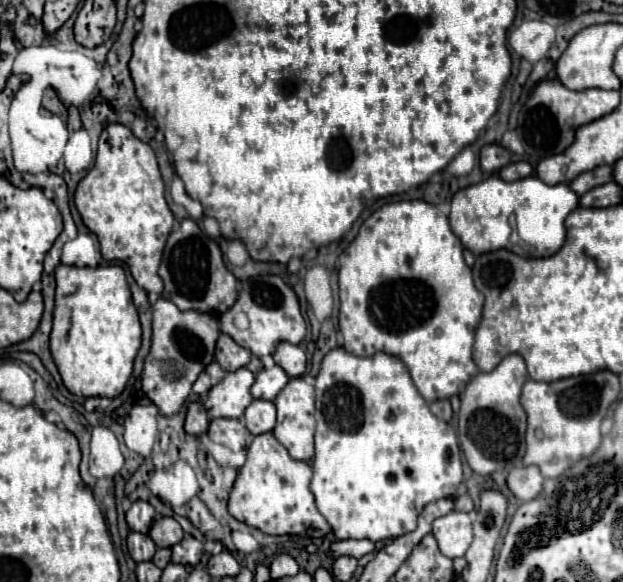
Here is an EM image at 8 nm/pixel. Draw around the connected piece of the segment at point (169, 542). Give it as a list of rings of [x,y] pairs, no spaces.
[[[159,518],[149,536],[153,538],[153,542],[159,546],[159,548],[171,548],[175,546],[177,542],[181,542],[183,538],[183,528],[179,526],[179,522],[175,518]]]

